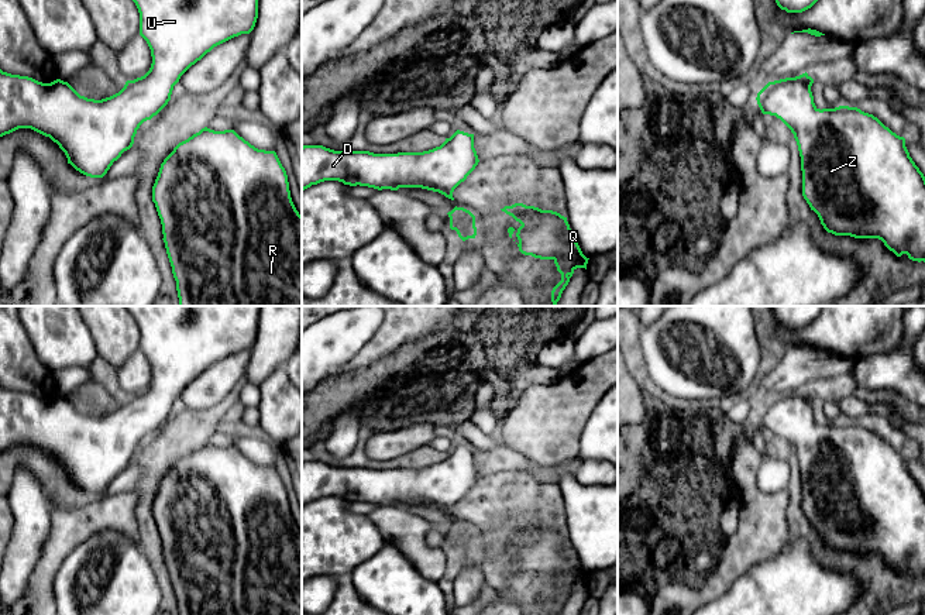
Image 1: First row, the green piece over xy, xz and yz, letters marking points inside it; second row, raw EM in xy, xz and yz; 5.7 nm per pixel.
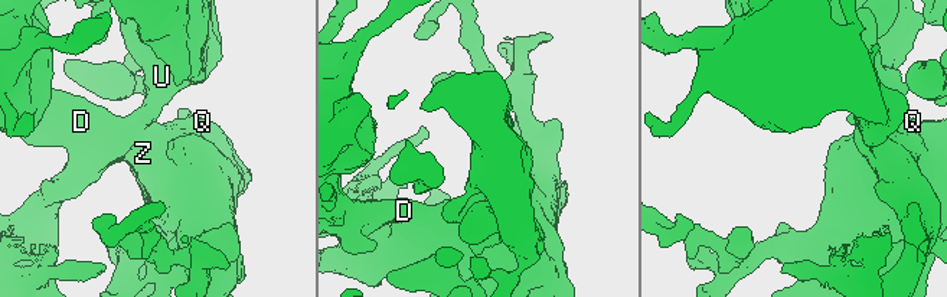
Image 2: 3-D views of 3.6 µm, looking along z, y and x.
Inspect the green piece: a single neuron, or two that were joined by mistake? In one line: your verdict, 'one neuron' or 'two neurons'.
one neuron

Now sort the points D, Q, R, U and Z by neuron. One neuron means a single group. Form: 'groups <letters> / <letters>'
groups D Q R U Z

